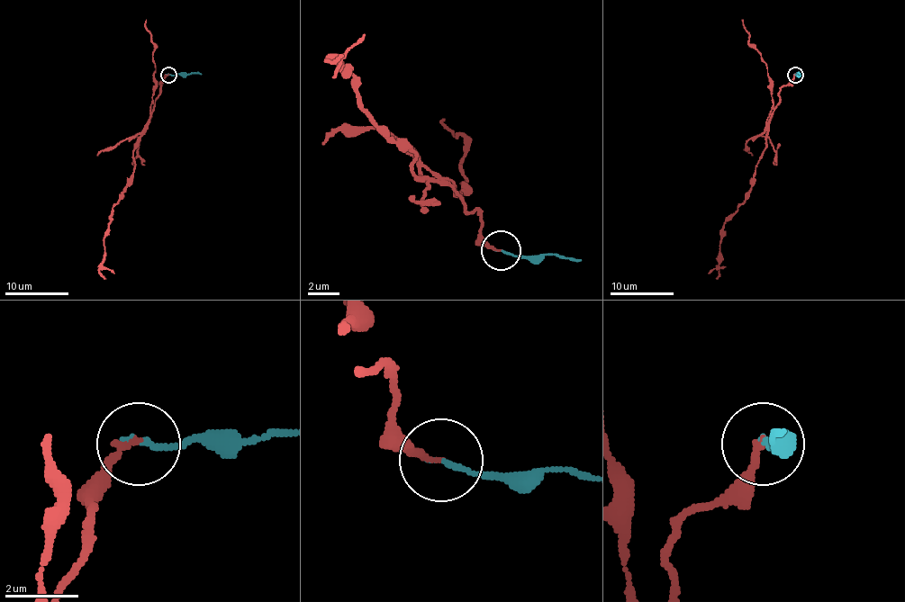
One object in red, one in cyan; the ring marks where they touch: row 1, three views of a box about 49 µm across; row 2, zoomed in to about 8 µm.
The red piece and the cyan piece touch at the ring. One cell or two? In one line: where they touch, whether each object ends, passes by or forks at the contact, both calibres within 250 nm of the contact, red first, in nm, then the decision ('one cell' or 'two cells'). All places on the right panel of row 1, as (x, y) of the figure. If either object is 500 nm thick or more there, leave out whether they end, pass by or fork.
place (795, 75); red ends; cyan ends; calibres 180 and 140 nm; two cells

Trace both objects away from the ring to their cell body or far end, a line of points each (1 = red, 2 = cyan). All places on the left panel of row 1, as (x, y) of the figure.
1: (168, 75), (162, 80), (148, 129), (133, 151), (129, 185), (113, 208), (104, 239), (102, 265), (114, 273)
2: (168, 75), (202, 74)

